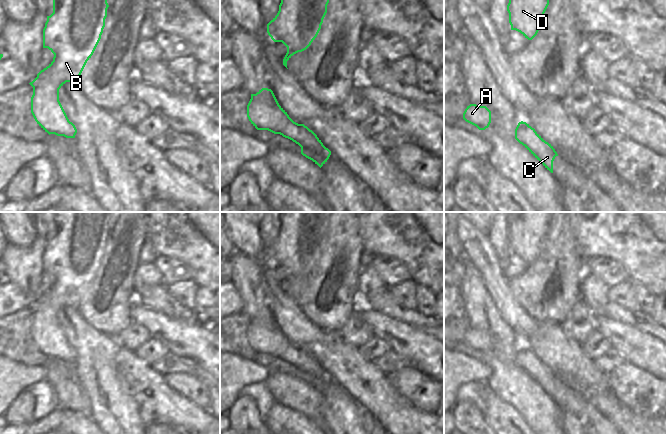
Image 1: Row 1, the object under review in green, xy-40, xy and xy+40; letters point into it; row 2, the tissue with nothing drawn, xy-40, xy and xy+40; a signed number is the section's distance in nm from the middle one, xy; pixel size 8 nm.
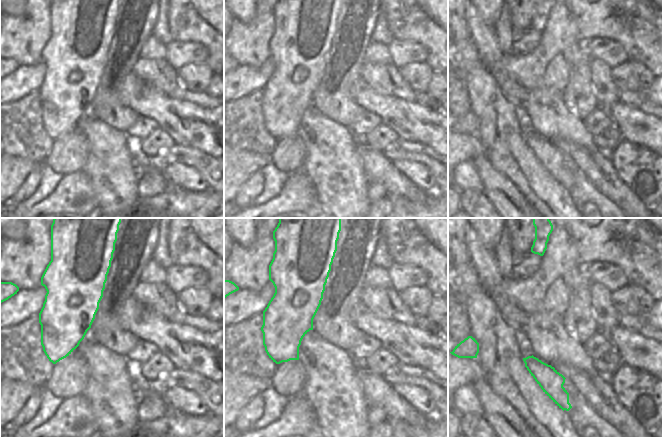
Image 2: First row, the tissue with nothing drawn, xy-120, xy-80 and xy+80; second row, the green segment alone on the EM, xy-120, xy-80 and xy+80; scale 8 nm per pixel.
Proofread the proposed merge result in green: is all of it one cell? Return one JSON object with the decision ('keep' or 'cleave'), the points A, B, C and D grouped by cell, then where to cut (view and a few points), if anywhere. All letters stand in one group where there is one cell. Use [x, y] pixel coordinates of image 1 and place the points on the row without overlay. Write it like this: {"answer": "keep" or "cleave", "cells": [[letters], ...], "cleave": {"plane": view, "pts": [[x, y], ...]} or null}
{"answer": "keep", "cells": [["A", "B", "C", "D"]], "cleave": null}

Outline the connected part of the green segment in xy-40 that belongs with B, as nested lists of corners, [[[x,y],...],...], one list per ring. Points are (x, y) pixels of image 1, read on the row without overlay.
[[[55,212],[53,237],[47,240],[43,253],[43,272],[48,272],[54,278],[53,285],[29,307],[33,311],[31,337],[37,348],[49,359],[75,362],[77,353],[69,345],[59,325],[59,313],[66,306],[77,306],[93,279],[105,251],[109,213]]]

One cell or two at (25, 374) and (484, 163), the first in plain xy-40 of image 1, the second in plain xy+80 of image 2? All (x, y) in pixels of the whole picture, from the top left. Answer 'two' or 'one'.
two

